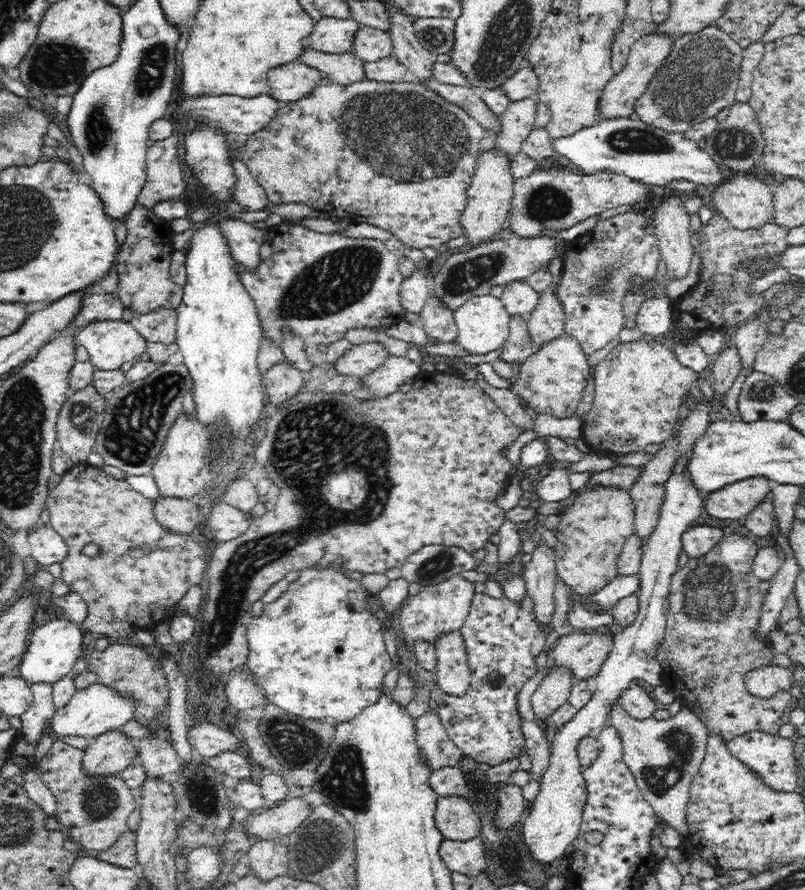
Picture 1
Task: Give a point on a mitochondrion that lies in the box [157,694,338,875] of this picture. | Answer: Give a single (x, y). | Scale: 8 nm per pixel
(297, 744)

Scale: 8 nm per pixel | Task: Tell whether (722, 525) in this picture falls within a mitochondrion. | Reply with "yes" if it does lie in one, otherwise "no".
no

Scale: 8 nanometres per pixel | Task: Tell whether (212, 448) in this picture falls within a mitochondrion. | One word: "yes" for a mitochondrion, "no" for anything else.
yes

